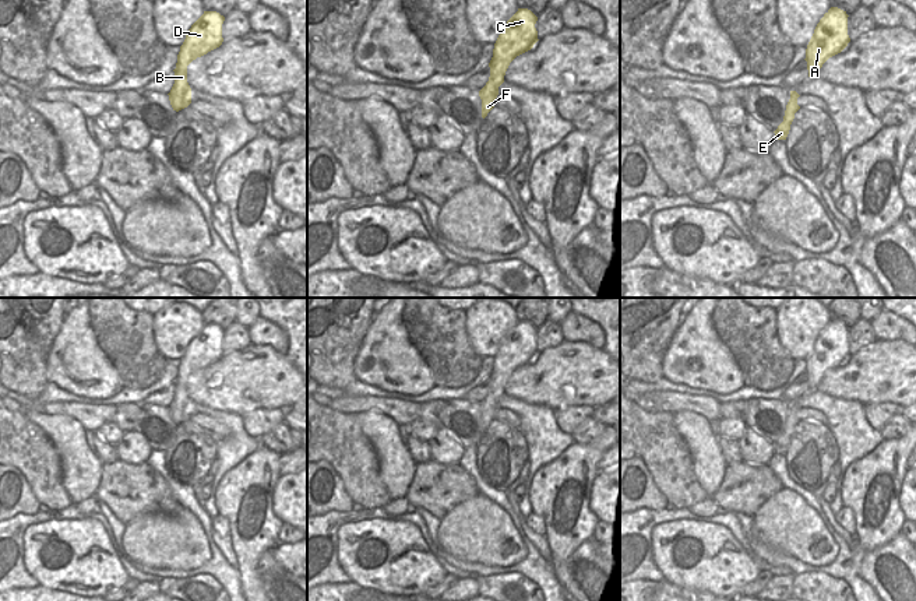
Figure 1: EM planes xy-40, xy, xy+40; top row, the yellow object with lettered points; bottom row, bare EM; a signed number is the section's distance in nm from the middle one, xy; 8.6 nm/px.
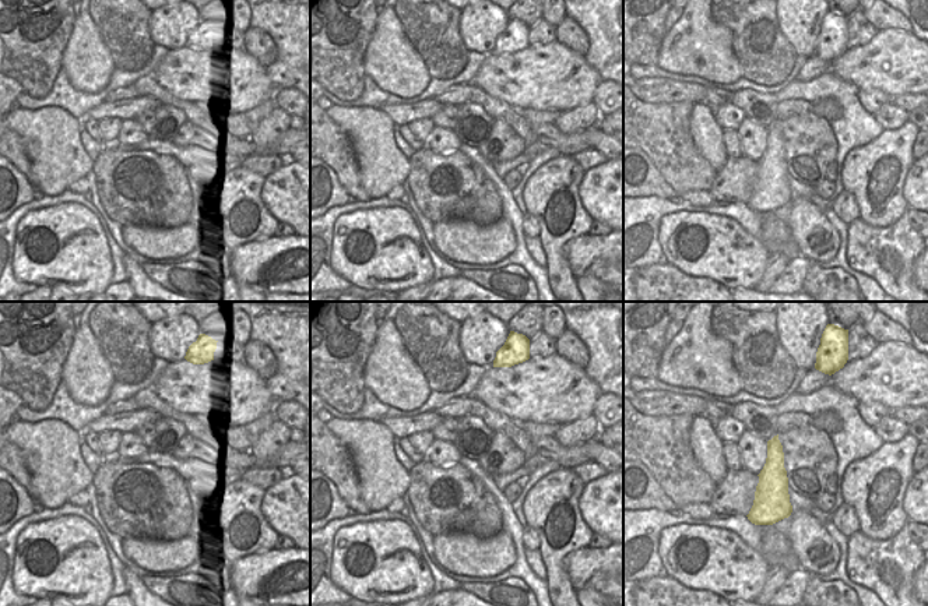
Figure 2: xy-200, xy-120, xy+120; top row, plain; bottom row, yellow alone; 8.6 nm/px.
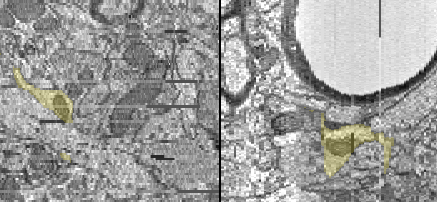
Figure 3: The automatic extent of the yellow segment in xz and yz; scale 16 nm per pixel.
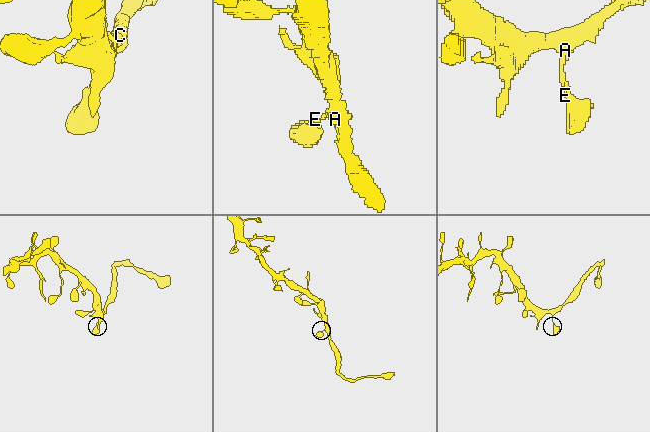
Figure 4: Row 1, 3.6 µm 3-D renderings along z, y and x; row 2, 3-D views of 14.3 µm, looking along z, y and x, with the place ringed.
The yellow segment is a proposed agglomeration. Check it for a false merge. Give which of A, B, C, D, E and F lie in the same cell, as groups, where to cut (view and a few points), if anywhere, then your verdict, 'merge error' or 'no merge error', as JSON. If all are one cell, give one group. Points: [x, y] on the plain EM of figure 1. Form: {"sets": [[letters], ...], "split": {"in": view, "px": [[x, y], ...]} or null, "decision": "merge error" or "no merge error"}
{"sets": [["A", "B", "C", "D", "E", "F"]], "split": null, "decision": "no merge error"}

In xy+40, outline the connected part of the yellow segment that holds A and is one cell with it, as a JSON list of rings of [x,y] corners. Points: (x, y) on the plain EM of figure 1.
[[[831,320],[817,337],[806,362],[808,390],[818,389],[822,377],[832,369],[841,366],[850,351],[848,348],[846,324]]]

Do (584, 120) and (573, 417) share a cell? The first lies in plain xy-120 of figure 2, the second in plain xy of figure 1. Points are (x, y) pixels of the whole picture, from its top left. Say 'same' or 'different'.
same

